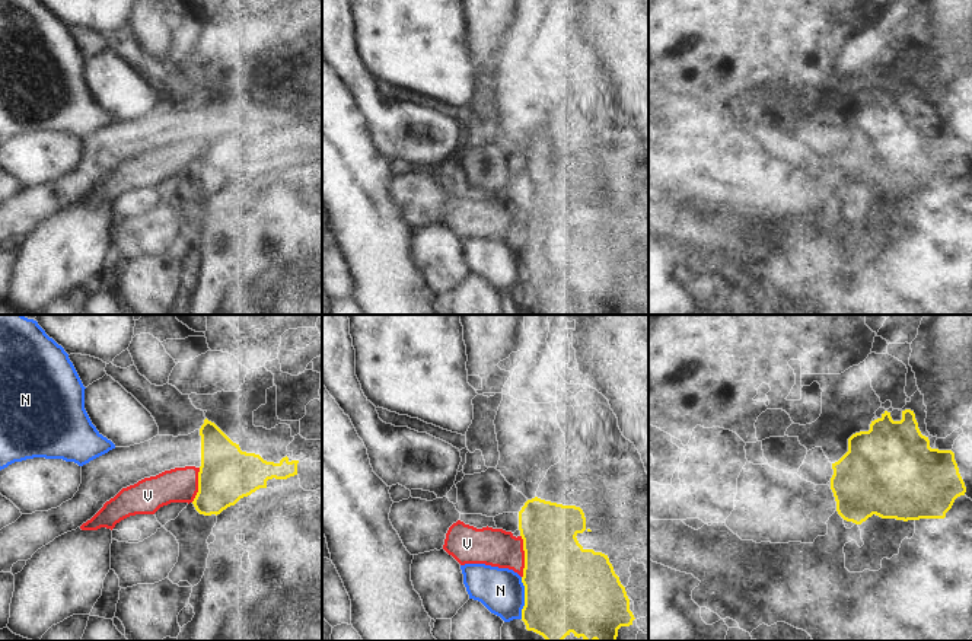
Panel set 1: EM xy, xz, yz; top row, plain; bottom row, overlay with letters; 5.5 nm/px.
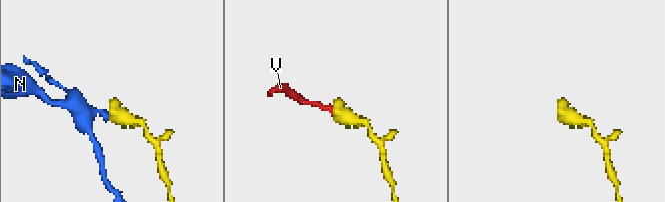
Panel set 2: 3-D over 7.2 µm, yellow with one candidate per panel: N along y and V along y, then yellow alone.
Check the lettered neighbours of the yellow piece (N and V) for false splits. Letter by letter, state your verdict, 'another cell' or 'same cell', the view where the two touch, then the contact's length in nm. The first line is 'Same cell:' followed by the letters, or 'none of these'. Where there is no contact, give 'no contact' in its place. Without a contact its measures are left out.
Same cell: V
N: another cell | xz | 240 nm
V: same cell | xz | 240 nm

